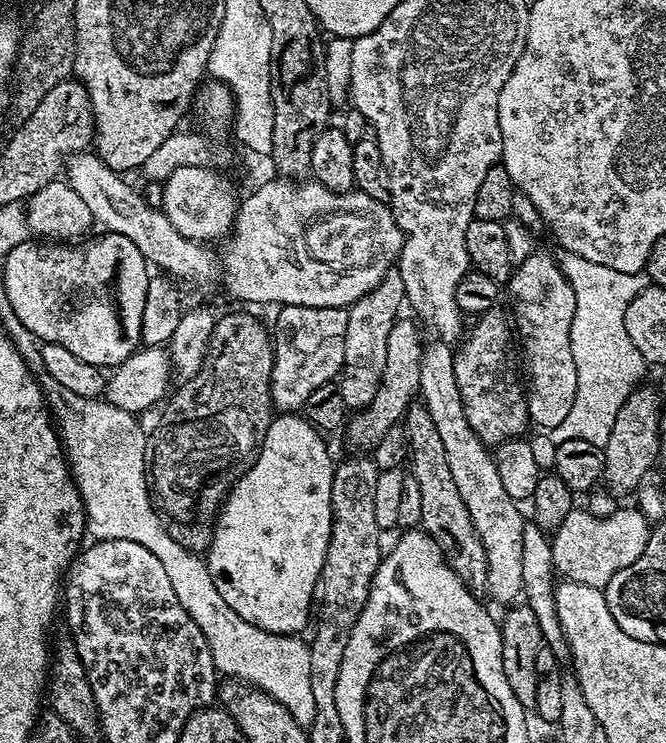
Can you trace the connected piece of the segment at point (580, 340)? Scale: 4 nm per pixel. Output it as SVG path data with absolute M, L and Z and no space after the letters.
M561 251L558 256L562 274L574 290L575 309L570 326L570 349L577 367L578 388L570 414L562 424L551 429L553 441L585 439L586 442L604 445L610 438L614 420L622 410L622 402L641 383L646 362L642 354L630 342L626 334L626 306L650 281L644 272L622 274L622 270L610 270L610 266L598 266L590 258L582 258L573 252Z

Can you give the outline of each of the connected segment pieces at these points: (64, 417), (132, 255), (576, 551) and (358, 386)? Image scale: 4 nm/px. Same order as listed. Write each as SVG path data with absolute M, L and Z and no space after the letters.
M44 374L39 377L40 388L44 391L45 401L54 417L54 423L59 431L64 446L64 454L70 465L72 479L84 502L86 513L86 532L93 541L125 540L138 542L138 546L146 546L150 554L162 562L166 574L170 578L170 586L174 586L174 594L178 594L178 602L182 602L182 610L194 618L198 630L206 638L210 646L210 654L214 658L217 673L232 675L237 681L261 688L270 698L282 704L290 711L291 716L302 727L309 727L314 720L314 694L310 691L310 647L300 641L299 635L283 636L277 632L267 632L234 614L230 606L222 599L222 594L214 586L208 573L207 563L197 553L186 550L170 538L168 529L161 517L154 511L154 497L150 491L150 481L145 469L144 451L147 438L145 429L135 415L118 406L109 404L104 398L91 400L74 394L74 390L66 390L66 386L58 386L54 378Z
M104 232L100 236L81 239L79 242L36 242L24 240L10 254L2 258L6 282L6 298L18 314L18 322L30 330L37 340L45 344L66 346L70 354L97 366L117 366L130 358L141 347L142 310L150 279L150 265L142 250L122 238L122 234Z
M617 507L609 516L592 516L587 510L573 510L551 533L553 566L563 579L603 589L618 570L642 558L650 531L649 517L635 507Z
M393 270L374 286L362 298L358 298L348 308L346 322L346 350L344 367L338 383L342 398L350 410L359 410L367 406L378 392L386 365L386 348L389 345L390 330L401 319L400 307L405 307L406 297L399 271Z

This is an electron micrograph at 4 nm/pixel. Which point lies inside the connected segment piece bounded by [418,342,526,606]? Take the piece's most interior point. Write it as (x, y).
(498, 522)

